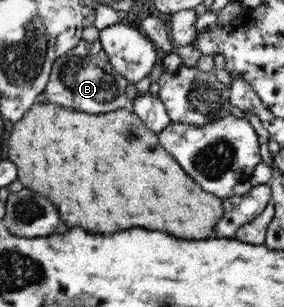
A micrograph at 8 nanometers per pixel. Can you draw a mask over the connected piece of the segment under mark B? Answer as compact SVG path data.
M99 40L81 41L53 62L45 91L48 102L77 112L101 115L127 106L127 86L129 81L113 68Z

